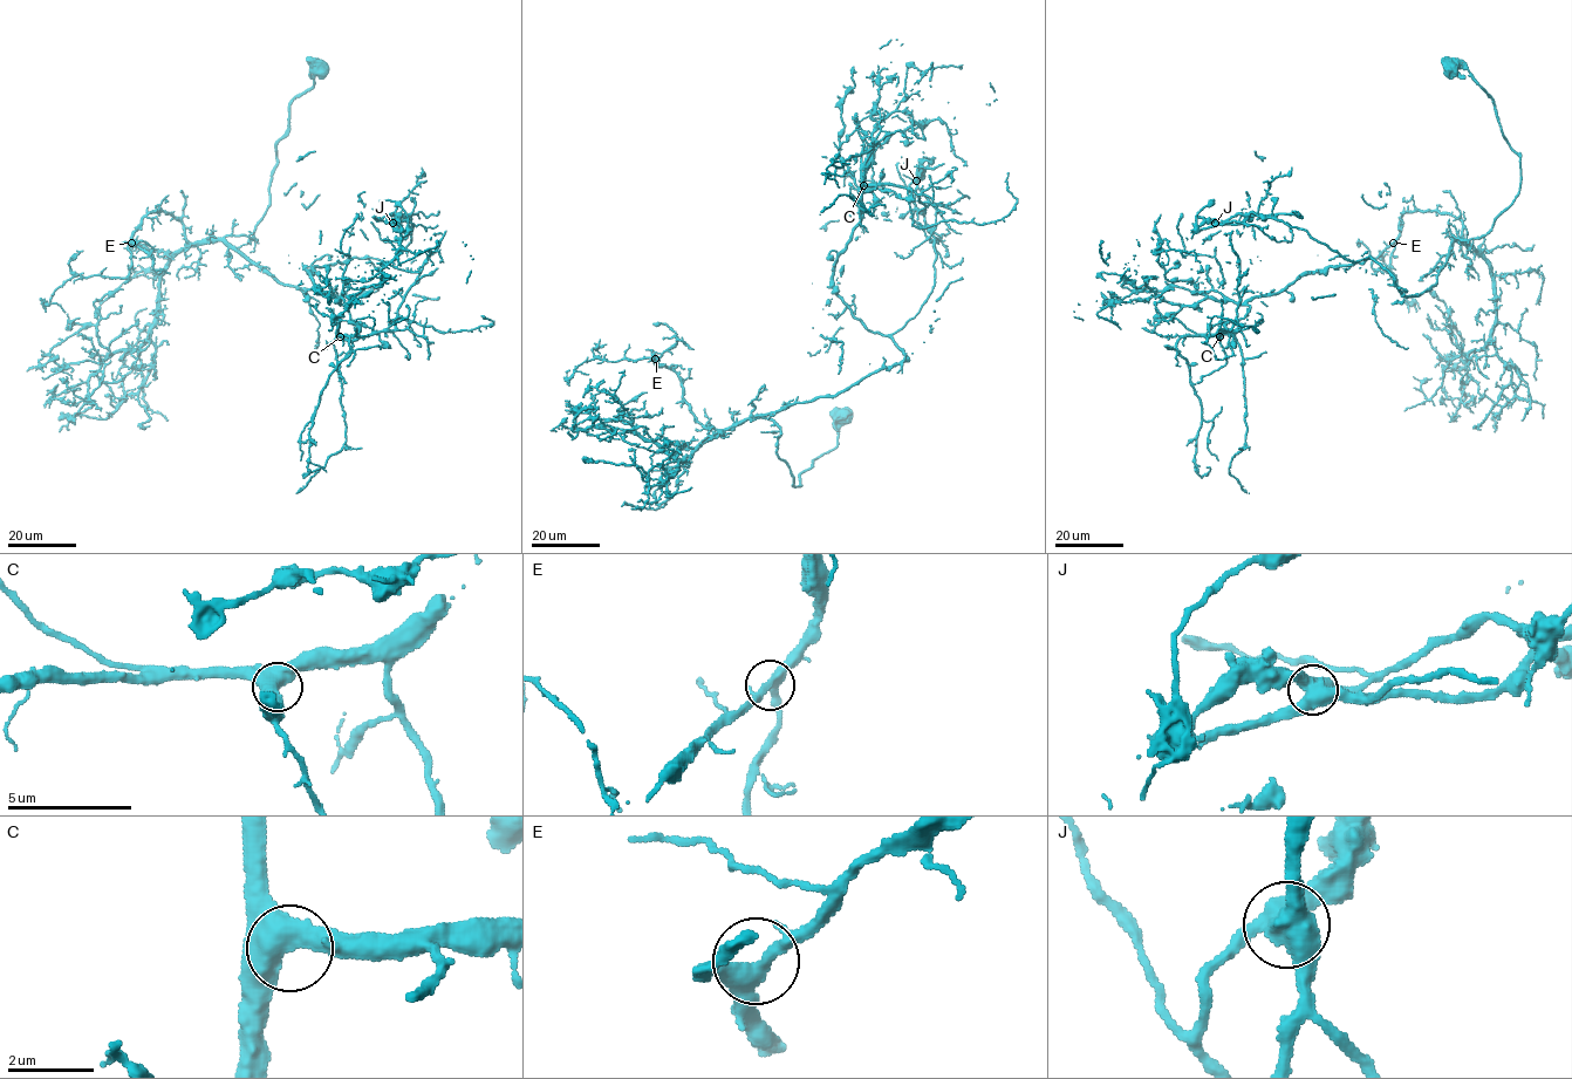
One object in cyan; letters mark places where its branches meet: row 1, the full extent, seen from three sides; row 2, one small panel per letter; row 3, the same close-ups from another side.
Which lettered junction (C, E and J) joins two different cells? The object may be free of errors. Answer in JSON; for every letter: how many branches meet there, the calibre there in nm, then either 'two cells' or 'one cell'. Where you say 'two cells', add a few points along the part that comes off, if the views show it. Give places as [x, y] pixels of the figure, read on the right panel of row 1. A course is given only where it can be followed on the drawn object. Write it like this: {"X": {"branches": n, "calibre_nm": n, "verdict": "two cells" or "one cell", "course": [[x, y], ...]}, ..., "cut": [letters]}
{"C": {"branches": 3, "calibre_nm": 480, "verdict": "one cell"}, "E": {"branches": 4, "calibre_nm": 340, "verdict": "one cell"}, "J": {"branches": 4, "calibre_nm": 550, "verdict": "two cells", "course": [[1215, 224], [1249, 207], [1214, 250], [1246, 308], [1332, 266], [1378, 302], [1406, 292], [1355, 263], [1312, 298]]}, "cut": ["J"]}

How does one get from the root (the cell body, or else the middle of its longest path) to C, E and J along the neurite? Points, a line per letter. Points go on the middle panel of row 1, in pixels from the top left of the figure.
C: (840, 416), (800, 486), (780, 428), (749, 418), (908, 359), (834, 286), (862, 213), (860, 131), (863, 185)
E: (840, 416), (838, 444), (794, 486), (772, 420), (705, 428), (681, 378), (655, 359)
J: (840, 416), (800, 486), (780, 428), (749, 418), (908, 359), (892, 335), (935, 282), (915, 181)

